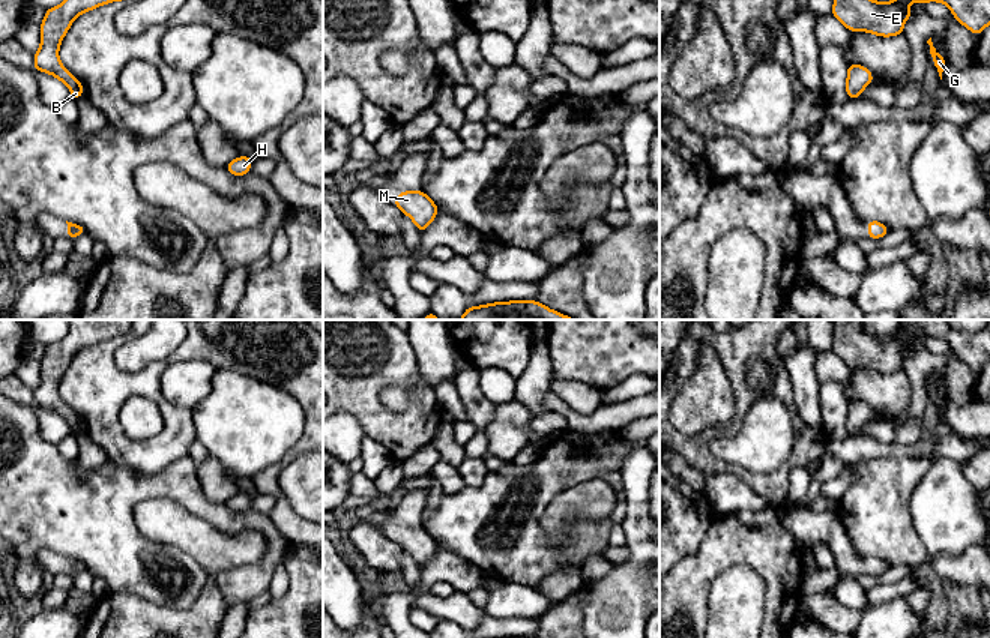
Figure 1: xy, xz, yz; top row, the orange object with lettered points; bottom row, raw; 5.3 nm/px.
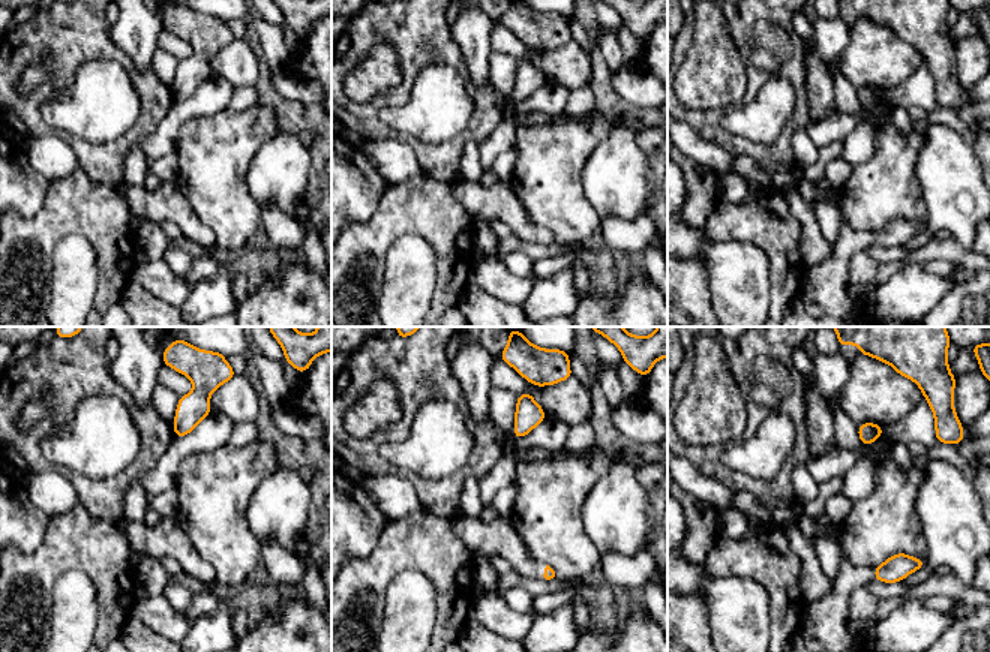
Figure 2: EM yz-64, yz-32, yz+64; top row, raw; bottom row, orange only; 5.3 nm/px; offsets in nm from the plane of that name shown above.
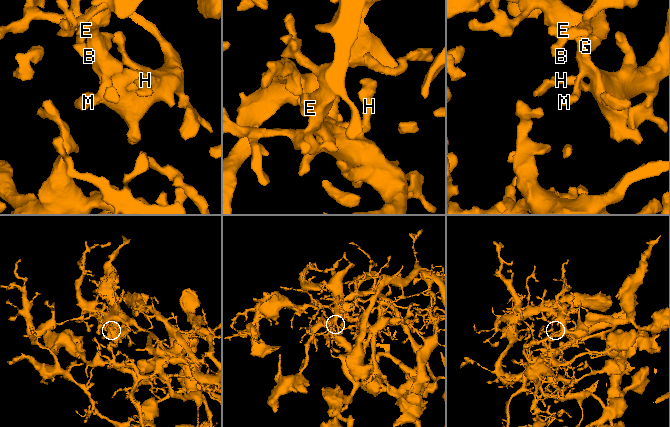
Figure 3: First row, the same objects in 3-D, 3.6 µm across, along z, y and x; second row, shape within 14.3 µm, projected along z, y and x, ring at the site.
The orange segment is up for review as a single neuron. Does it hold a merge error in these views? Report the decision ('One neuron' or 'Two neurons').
One neuron

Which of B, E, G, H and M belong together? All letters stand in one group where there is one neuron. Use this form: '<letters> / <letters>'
B E G H M

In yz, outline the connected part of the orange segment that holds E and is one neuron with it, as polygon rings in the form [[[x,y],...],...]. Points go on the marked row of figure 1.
[[[834,0],[831,14],[849,32],[867,32],[889,38],[903,35],[904,23],[912,17],[910,2],[939,2],[949,8],[957,23],[975,36],[990,24],[990,0]]]

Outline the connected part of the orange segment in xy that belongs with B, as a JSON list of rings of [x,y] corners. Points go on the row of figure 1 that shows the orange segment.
[[[65,0],[62,5],[47,9],[41,30],[41,47],[33,54],[35,71],[42,71],[65,83],[71,90],[71,99],[84,95],[84,87],[60,62],[59,48],[74,20],[83,12],[90,12],[102,5],[117,0]]]

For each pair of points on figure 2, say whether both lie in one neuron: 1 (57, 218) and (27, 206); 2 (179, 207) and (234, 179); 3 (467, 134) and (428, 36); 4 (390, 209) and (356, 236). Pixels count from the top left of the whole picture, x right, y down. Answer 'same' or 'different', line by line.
1: different
2: different
3: same
4: same

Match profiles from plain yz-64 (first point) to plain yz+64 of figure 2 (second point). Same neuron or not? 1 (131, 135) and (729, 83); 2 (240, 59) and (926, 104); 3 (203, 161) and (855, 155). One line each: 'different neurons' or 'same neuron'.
1: different neurons
2: different neurons
3: different neurons

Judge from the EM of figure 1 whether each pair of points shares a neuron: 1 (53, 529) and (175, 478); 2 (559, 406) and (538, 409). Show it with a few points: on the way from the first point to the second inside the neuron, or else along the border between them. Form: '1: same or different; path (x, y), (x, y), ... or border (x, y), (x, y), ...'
1: same; path (83, 517), (89, 517), (117, 488), (144, 487)
2: different; border (549, 389), (543, 403), (550, 410)

